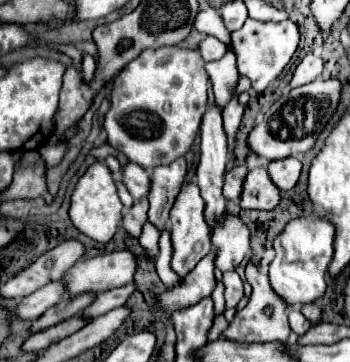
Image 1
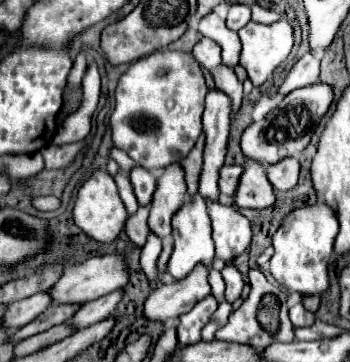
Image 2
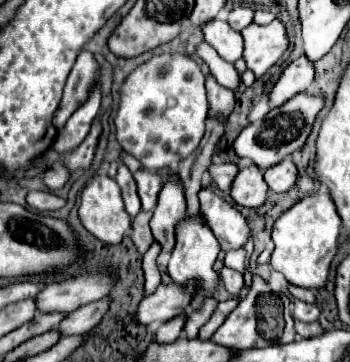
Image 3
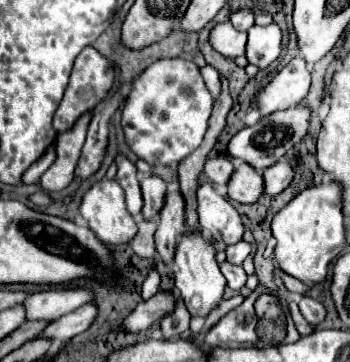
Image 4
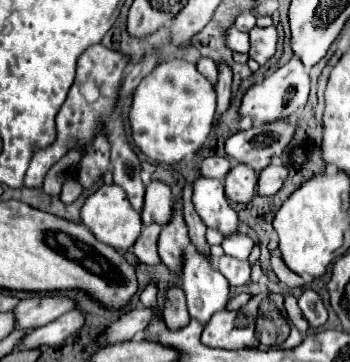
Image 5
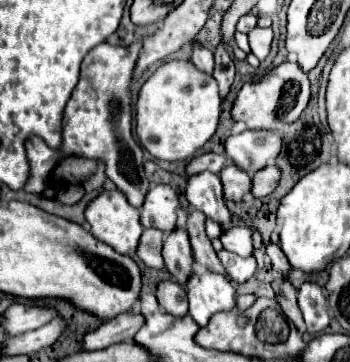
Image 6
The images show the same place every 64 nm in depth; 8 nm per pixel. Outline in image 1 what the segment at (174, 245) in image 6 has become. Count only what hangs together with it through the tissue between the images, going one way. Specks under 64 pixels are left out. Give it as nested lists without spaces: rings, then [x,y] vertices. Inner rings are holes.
[[[176,158],[172,164],[158,166],[150,176],[150,192],[148,192],[148,220],[156,224],[160,230],[166,226],[168,212],[180,192],[180,184],[186,176],[186,160]]]

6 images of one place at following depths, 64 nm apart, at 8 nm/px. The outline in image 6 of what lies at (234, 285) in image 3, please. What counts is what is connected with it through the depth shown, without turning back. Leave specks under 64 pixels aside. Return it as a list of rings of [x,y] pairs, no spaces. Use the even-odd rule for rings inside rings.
[[[220,250],[218,258],[220,258],[220,262],[222,262],[222,266],[224,266],[226,274],[228,274],[228,278],[234,284],[242,284],[242,282],[250,280],[254,276],[254,272],[256,272],[256,260],[254,260],[254,256],[240,258],[240,256],[232,254],[232,252]]]

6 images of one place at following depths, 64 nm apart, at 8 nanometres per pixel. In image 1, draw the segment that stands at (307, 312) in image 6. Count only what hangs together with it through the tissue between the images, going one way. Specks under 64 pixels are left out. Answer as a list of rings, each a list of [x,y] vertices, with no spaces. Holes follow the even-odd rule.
[[[292,308],[290,310],[290,314],[288,314],[288,318],[290,318],[290,328],[292,328],[292,332],[296,334],[296,336],[304,336],[306,332],[308,332],[308,320],[300,314],[300,310],[298,308]]]

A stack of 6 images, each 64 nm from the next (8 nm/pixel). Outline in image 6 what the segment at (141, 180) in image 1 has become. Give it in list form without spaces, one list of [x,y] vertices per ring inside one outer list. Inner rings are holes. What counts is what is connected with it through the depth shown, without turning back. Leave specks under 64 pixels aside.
[[[166,184],[150,186],[144,206],[140,208],[140,222],[144,228],[160,228],[172,232],[176,228],[176,208],[180,206],[176,192]]]

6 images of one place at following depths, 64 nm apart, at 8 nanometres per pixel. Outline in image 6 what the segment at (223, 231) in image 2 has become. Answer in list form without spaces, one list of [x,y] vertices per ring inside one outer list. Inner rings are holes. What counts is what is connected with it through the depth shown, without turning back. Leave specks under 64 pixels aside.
[[[204,172],[190,176],[186,186],[186,198],[196,210],[204,212],[206,218],[218,222],[220,226],[228,226],[232,222],[232,212],[224,204],[222,182],[216,174]]]

